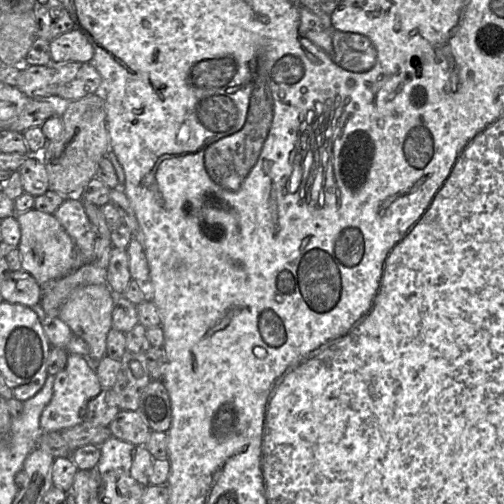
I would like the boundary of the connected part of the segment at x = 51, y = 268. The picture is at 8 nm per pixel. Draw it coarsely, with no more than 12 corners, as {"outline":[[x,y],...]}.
{"outline":[[53,214],[15,215],[22,270],[38,284],[81,266]]}

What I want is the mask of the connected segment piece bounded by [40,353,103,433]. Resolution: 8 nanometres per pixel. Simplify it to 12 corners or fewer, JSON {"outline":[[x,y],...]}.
{"outline":[[68,353],[55,375],[42,432],[86,420],[102,389],[89,359]]}

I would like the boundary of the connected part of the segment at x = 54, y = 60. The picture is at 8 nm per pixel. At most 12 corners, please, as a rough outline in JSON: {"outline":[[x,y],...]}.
{"outline":[[78,29],[50,42],[51,64],[91,62],[94,48]]}

